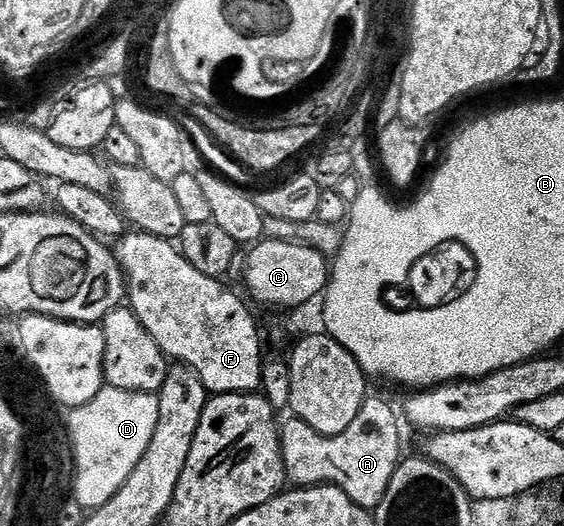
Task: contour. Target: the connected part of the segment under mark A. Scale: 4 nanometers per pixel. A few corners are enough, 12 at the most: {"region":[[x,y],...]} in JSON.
{"region":[[367,397],[338,435],[279,427],[286,480],[377,508],[403,458],[402,420]]}

